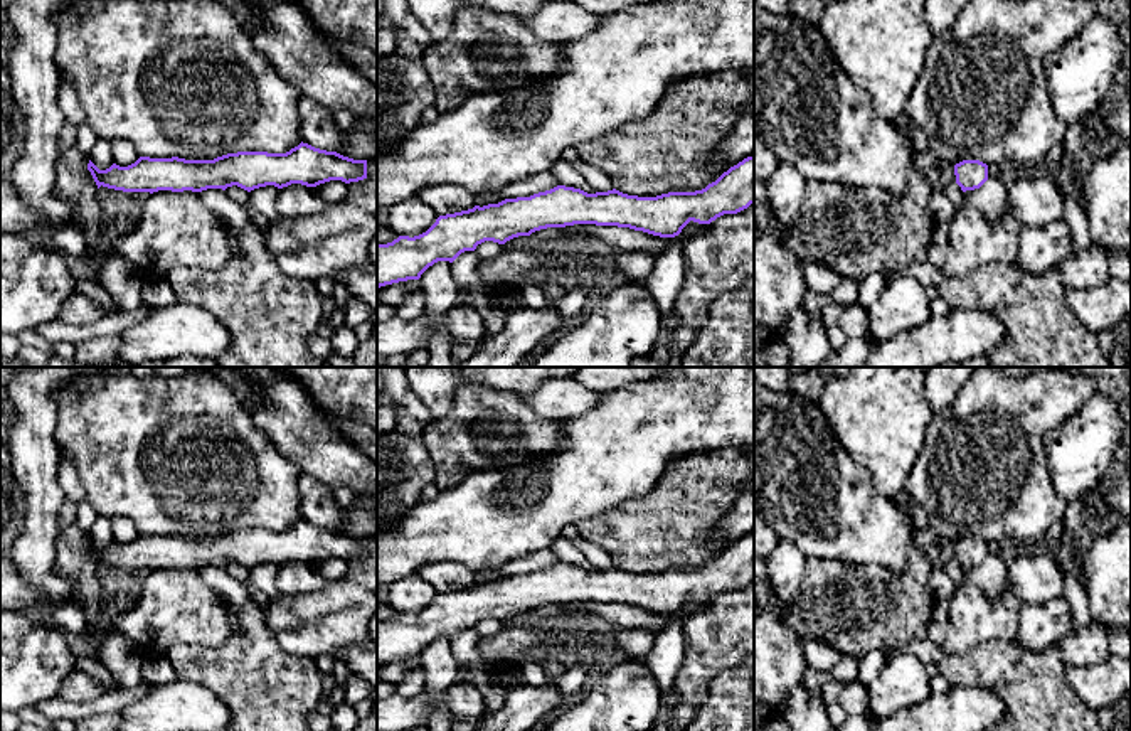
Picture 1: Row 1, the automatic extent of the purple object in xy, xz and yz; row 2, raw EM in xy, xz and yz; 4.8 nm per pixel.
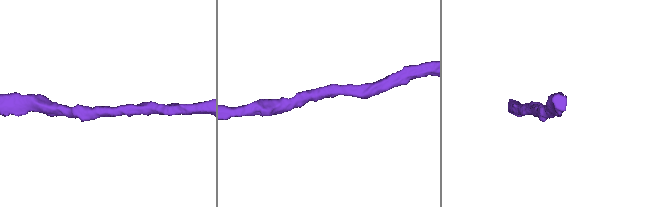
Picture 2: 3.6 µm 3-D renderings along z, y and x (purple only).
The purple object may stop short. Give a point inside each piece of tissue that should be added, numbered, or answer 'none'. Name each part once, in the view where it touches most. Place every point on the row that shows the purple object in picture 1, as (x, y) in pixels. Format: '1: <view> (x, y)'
none

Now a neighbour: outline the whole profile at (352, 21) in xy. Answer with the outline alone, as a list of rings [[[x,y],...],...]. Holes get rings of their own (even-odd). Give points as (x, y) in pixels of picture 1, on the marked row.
[[[291,0],[310,19],[315,32],[370,49],[377,56],[377,0]]]

